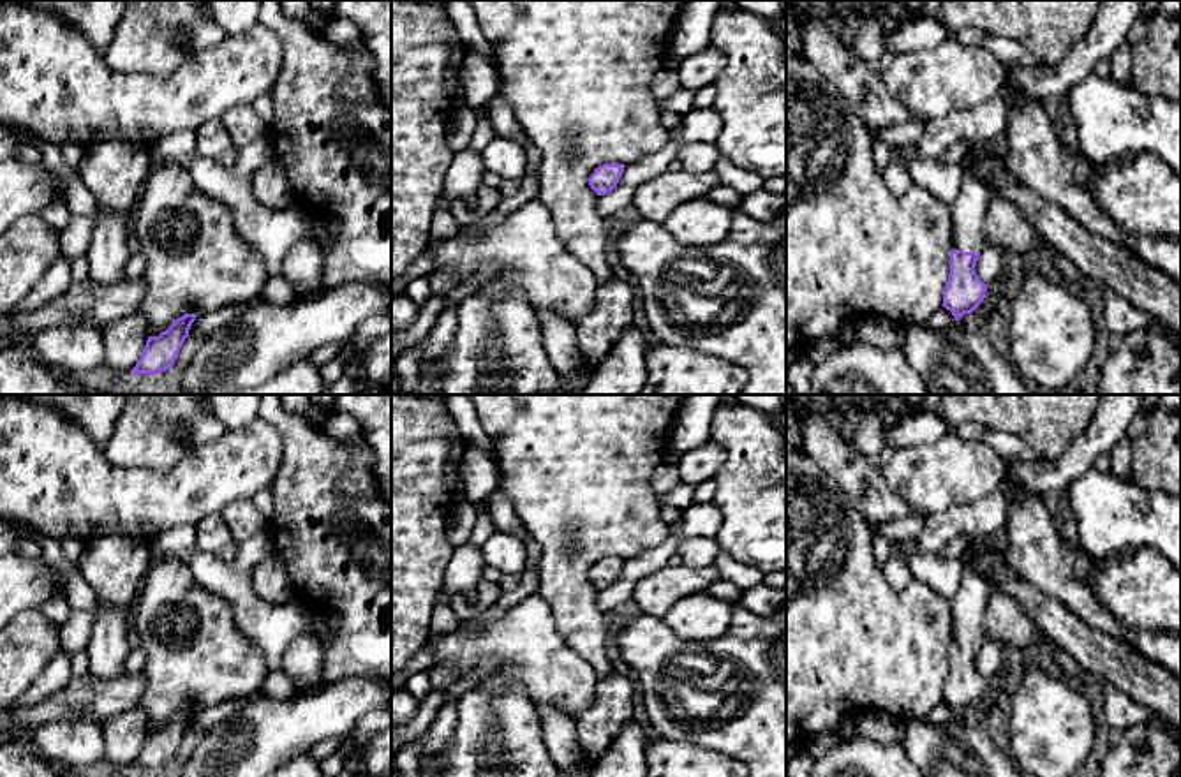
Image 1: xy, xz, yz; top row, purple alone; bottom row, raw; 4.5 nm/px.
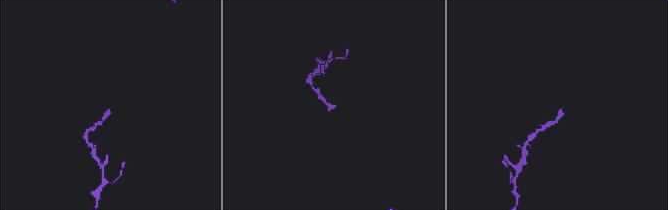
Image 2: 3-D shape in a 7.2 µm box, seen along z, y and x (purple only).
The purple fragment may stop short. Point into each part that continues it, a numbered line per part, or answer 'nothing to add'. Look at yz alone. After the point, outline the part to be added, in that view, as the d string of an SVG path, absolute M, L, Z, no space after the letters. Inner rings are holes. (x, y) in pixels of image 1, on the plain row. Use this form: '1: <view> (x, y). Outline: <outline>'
1: yz (968, 606). Outline: M969 566L957 594L950 599L954 633L952 645L980 647L984 643L982 622L989 604L989 583Z

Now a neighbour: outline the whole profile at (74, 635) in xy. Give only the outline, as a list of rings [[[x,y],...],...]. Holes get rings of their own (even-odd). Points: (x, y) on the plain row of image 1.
[[[72,610],[63,625],[60,625],[60,648],[69,655],[86,650],[93,629],[93,613]]]

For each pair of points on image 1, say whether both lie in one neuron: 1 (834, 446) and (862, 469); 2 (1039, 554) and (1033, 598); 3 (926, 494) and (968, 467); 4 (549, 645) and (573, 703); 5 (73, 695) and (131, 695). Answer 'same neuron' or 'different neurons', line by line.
1: same neuron
2: different neurons
3: same neuron
4: same neuron
5: same neuron

